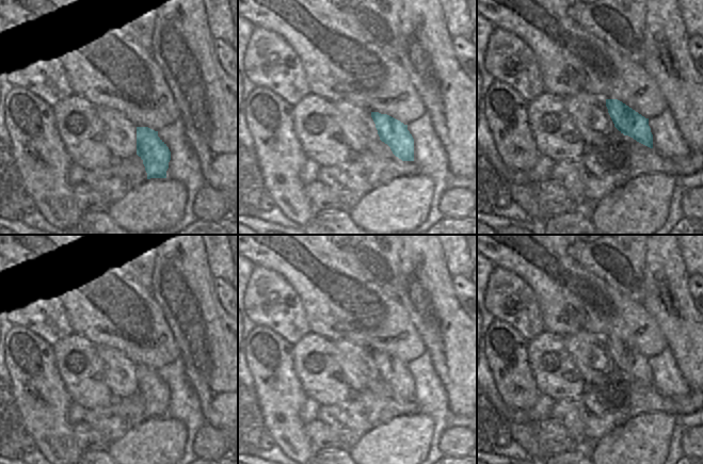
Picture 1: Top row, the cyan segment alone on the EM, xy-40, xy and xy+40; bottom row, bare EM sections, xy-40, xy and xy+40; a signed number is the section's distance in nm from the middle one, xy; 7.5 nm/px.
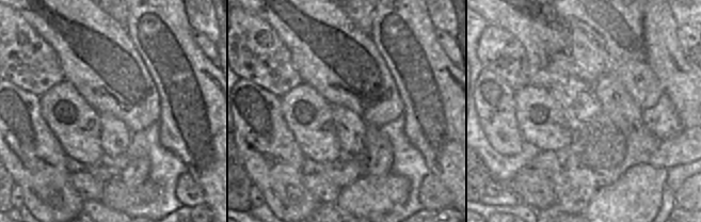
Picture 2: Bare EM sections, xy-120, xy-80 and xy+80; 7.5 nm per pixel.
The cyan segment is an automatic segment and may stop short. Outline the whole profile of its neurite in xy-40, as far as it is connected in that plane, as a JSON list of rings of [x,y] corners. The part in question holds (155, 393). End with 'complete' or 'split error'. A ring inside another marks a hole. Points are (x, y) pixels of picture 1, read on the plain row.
[[[137,366],[137,394],[143,399],[147,418],[166,417],[171,390],[158,375],[158,370]]] | complete

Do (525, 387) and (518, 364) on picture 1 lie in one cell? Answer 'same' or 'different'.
same

